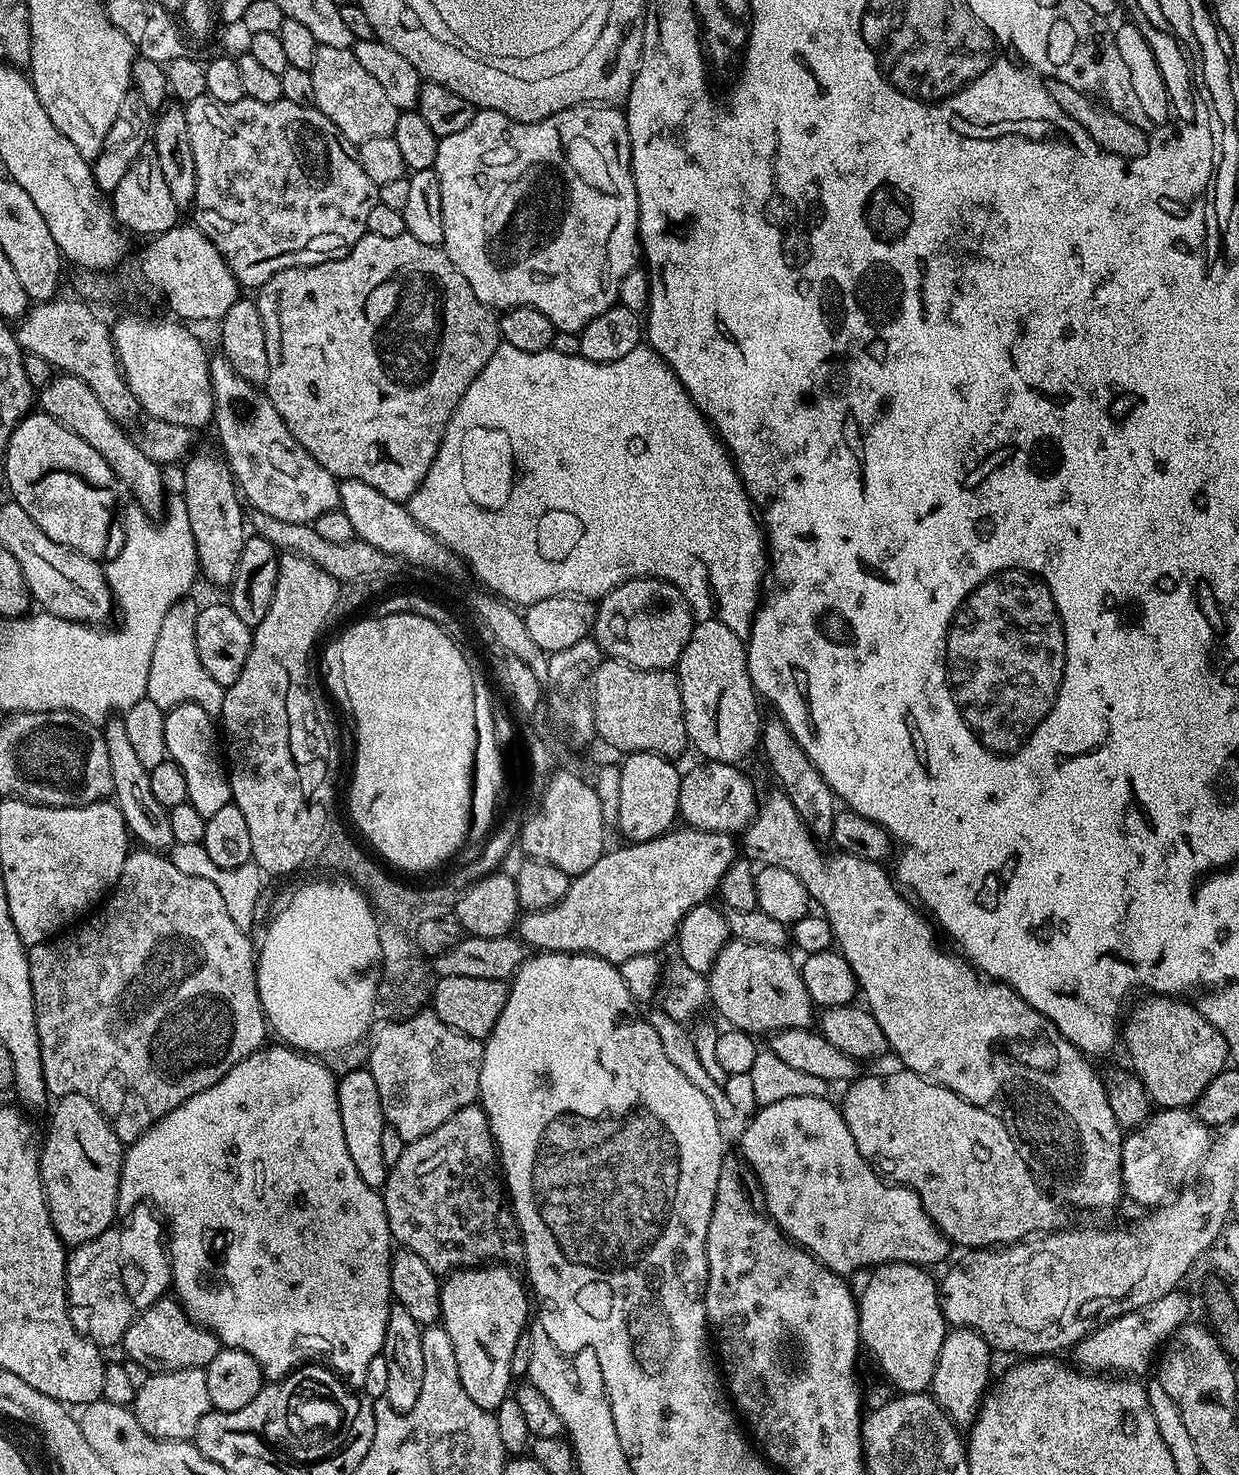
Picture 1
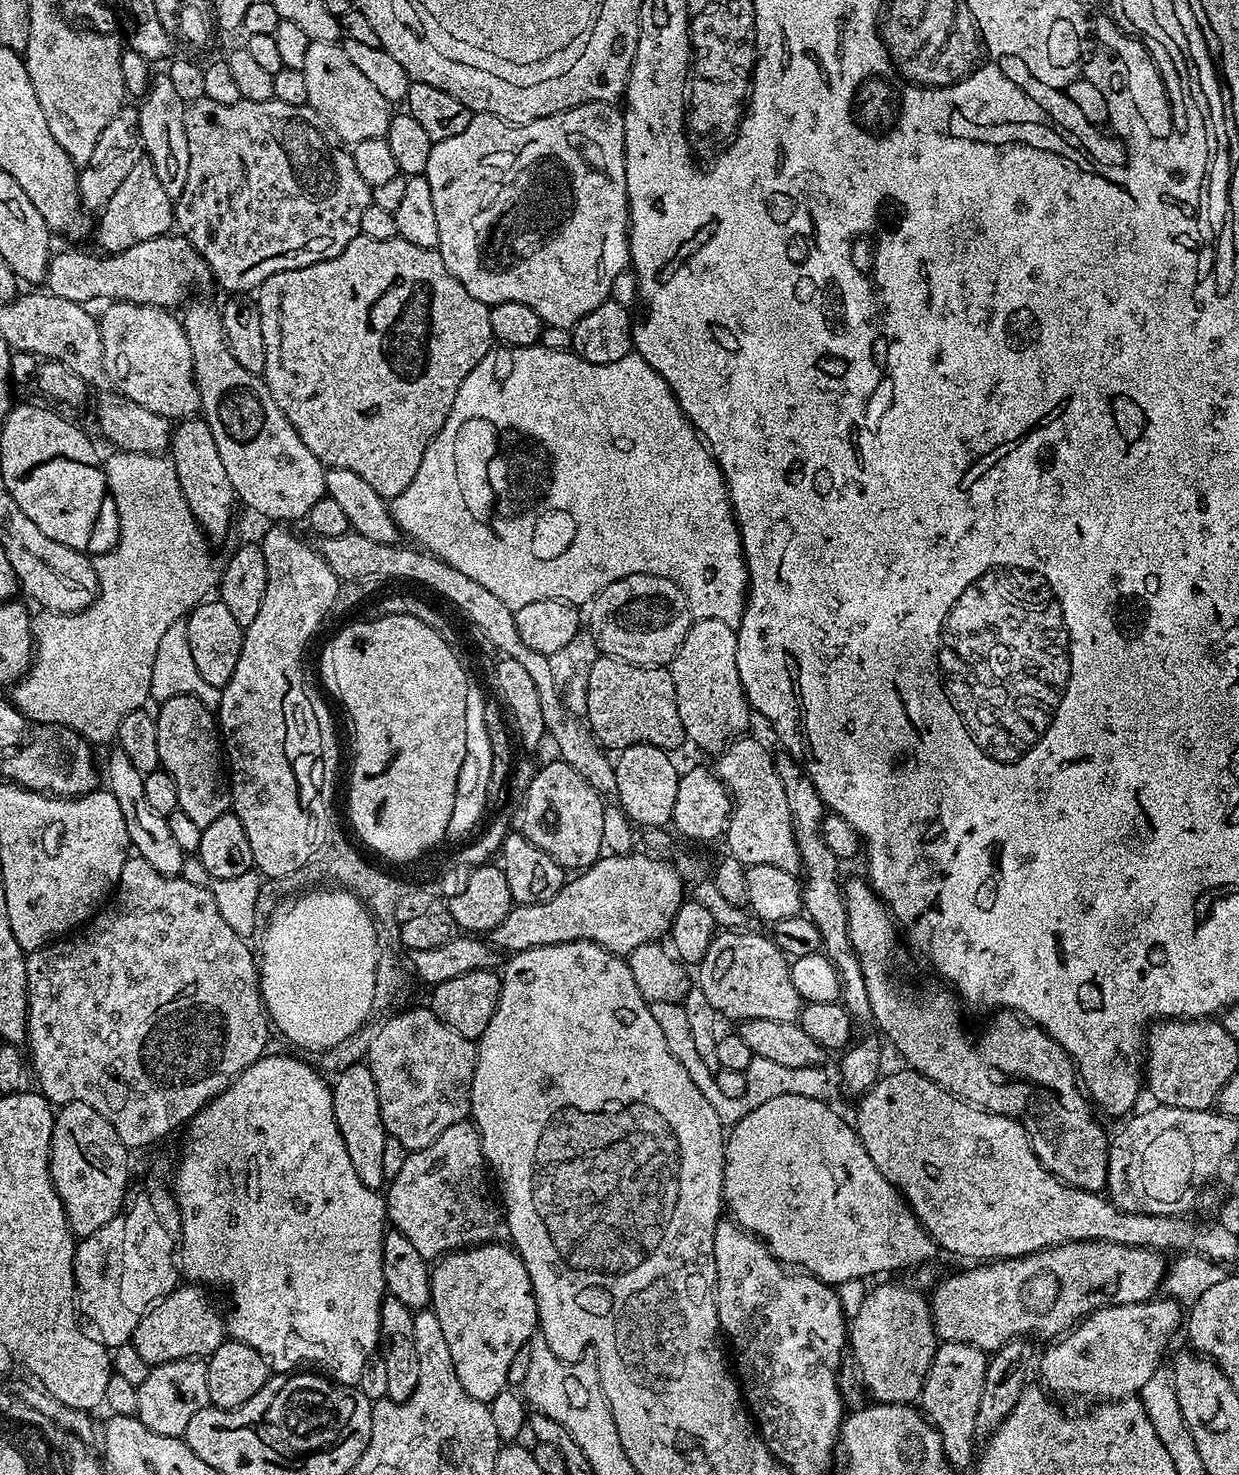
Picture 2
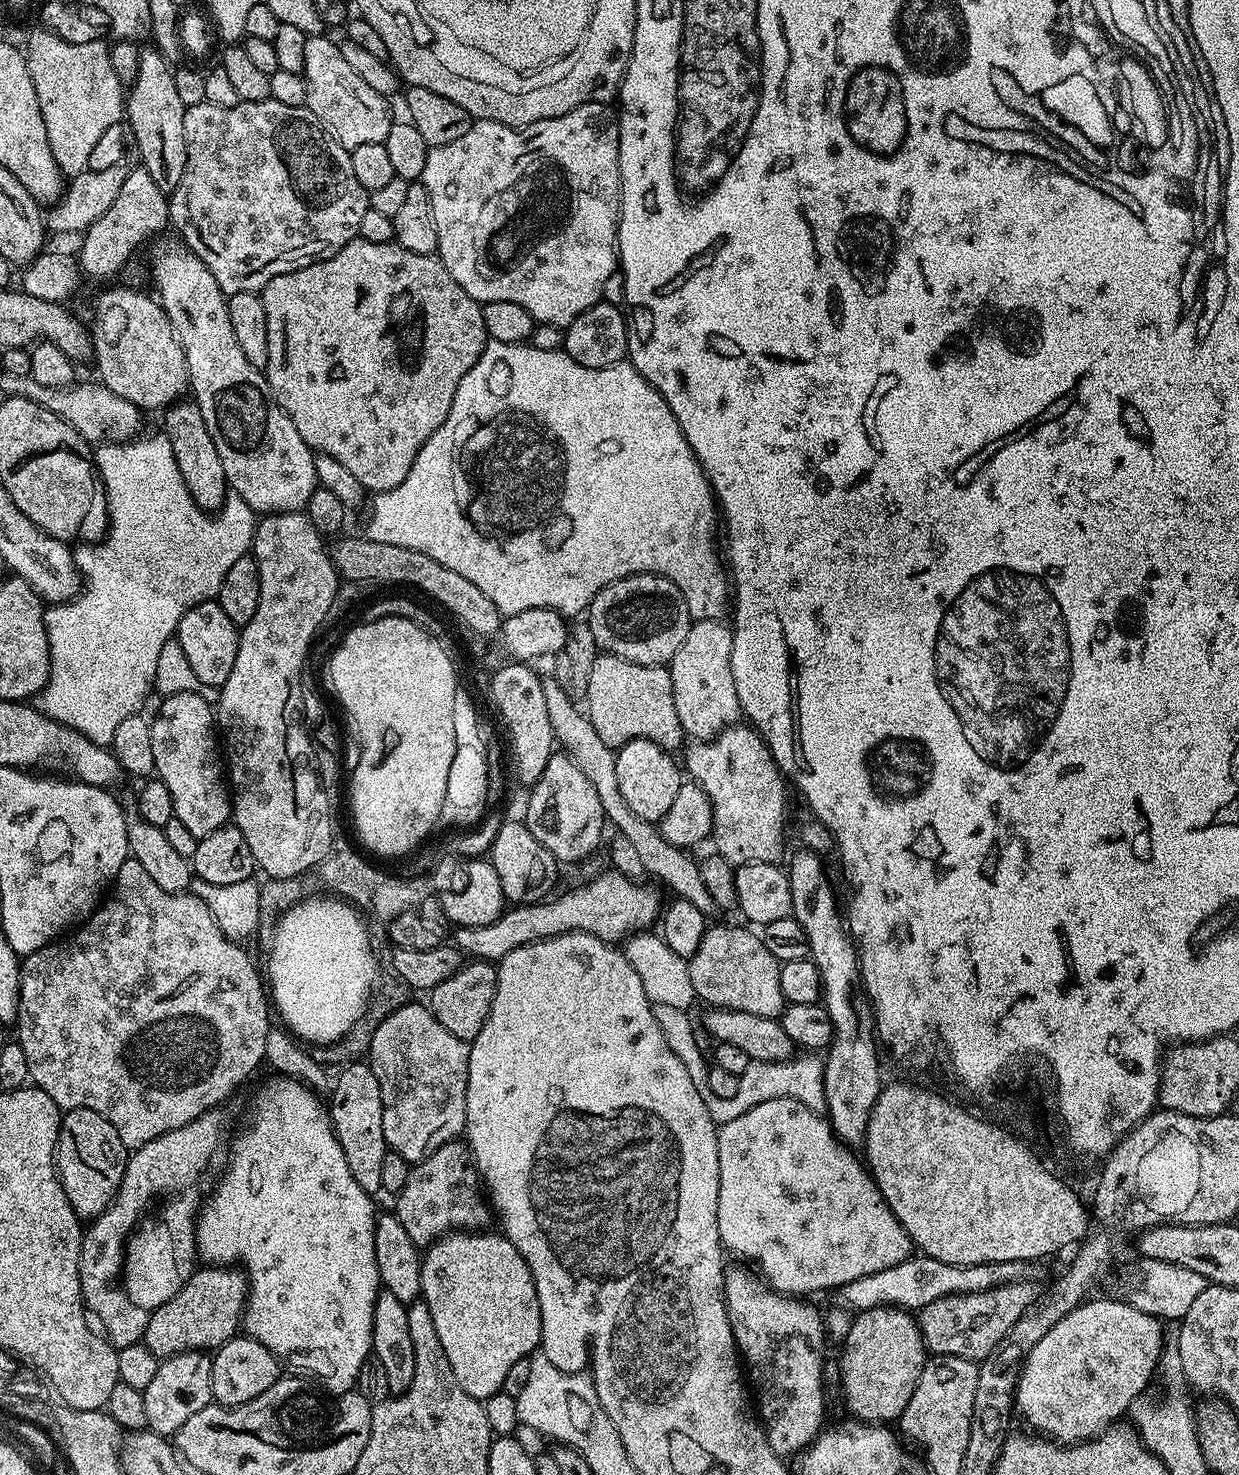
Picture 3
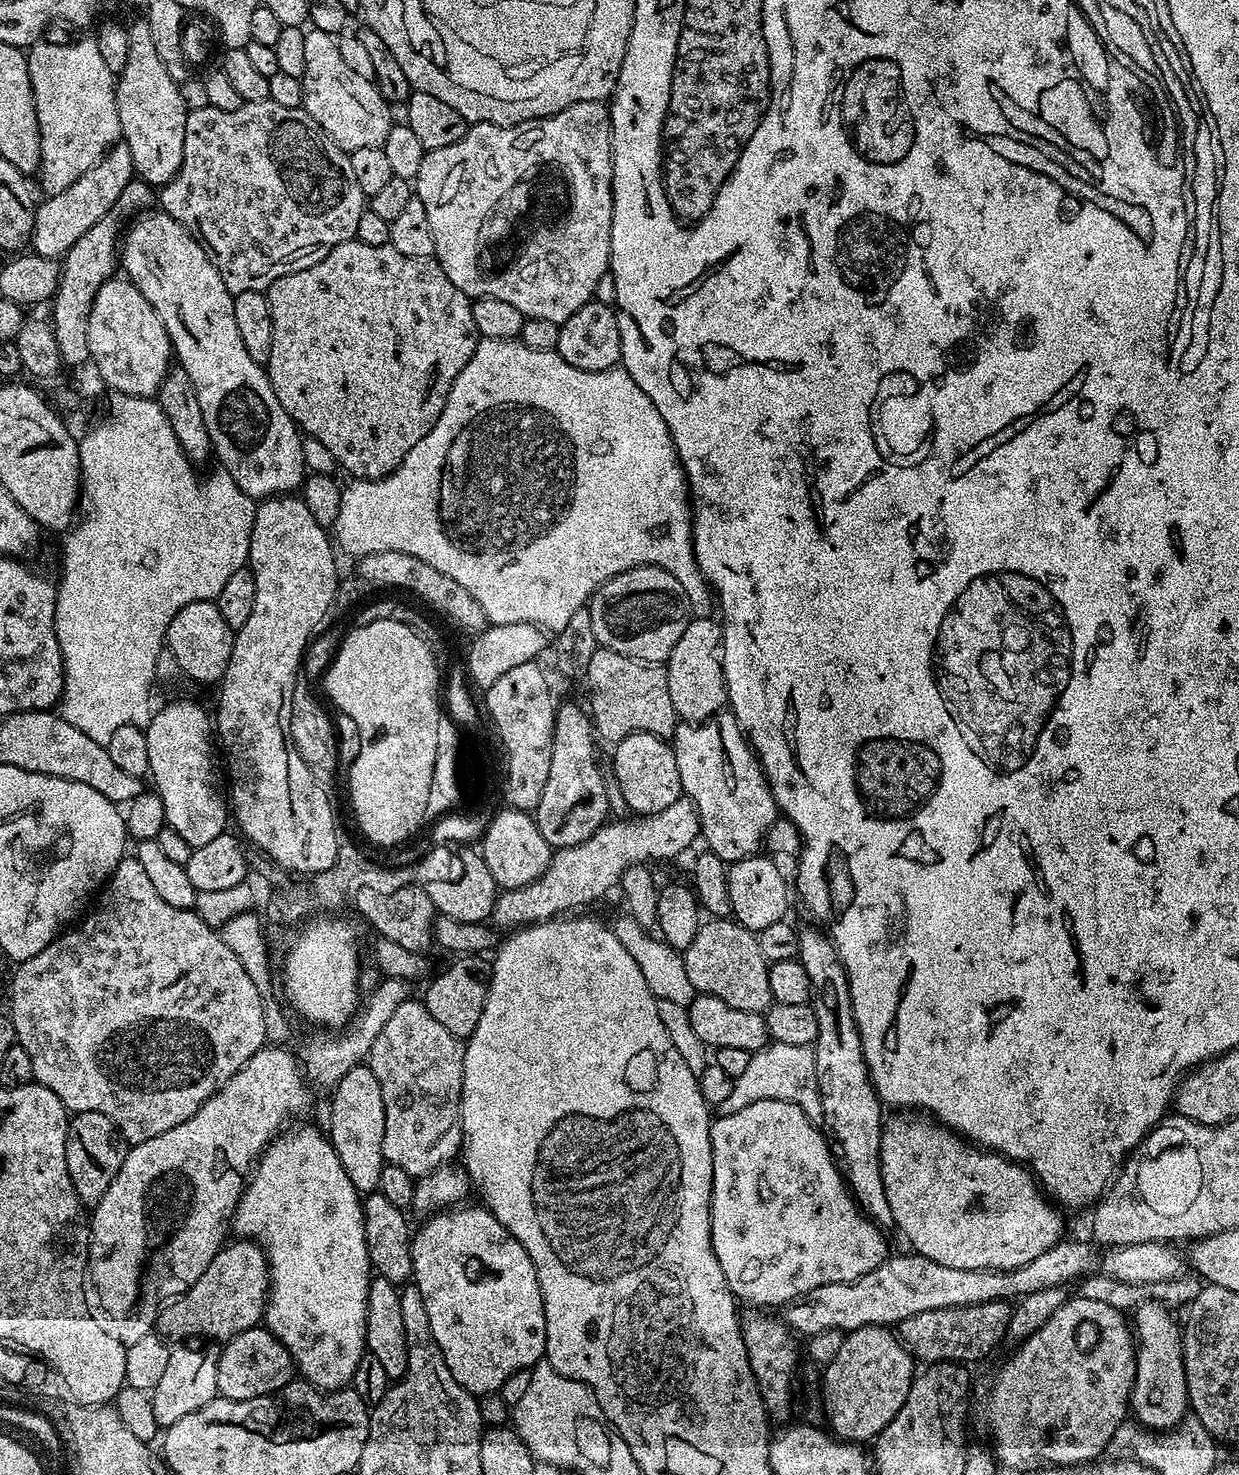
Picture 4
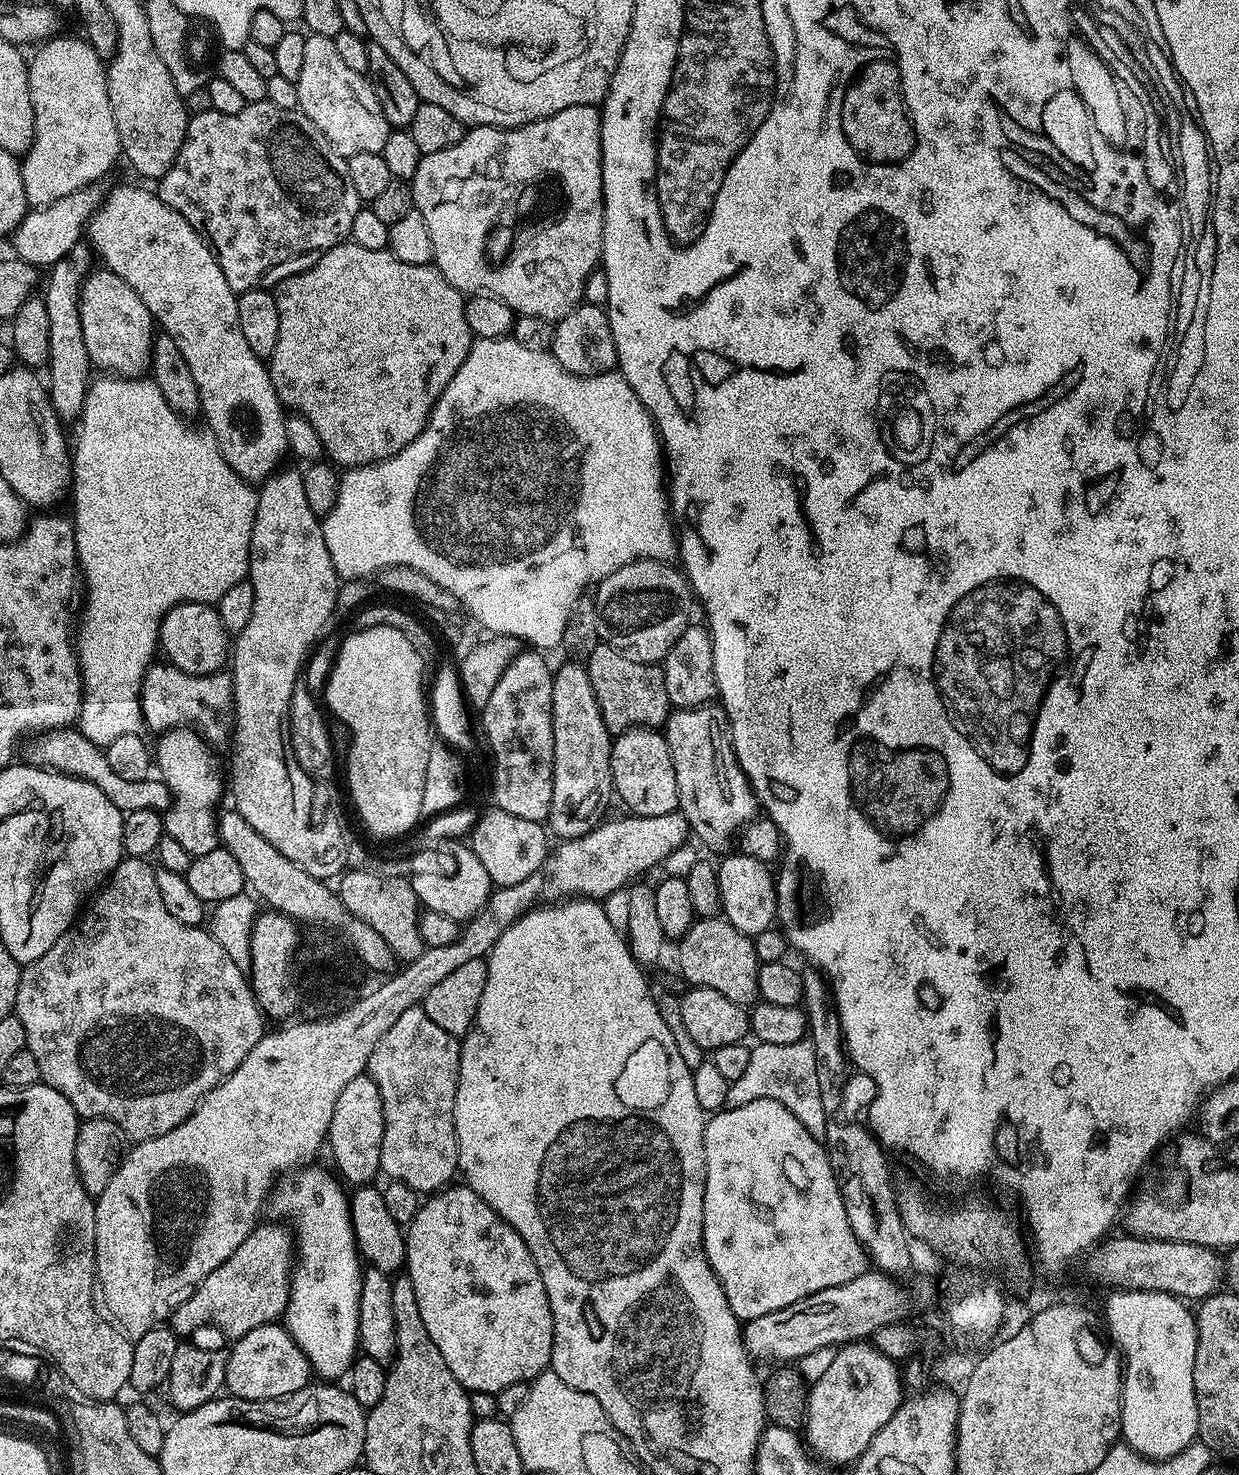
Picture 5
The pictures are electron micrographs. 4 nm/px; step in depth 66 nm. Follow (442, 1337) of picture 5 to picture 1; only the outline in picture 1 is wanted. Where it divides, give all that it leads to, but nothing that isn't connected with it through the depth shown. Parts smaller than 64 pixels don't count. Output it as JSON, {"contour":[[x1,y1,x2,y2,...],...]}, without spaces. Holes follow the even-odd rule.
{"contour":[[492,1262,487,1266,461,1266,449,1271,443,1277,440,1286,439,1323,446,1330,446,1334,450,1334,450,1342,454,1346,454,1359,458,1361,458,1378,462,1382,462,1390,466,1390,466,1394,470,1394,470,1399,478,1402,478,1406,491,1413,495,1413,496,1407,502,1401,509,1399,508,1387,514,1383,510,1358,514,1358,514,1346,529,1327,529,1289,525,1281,521,1277,520,1281,508,1268,511,1267,500,1262]]}

